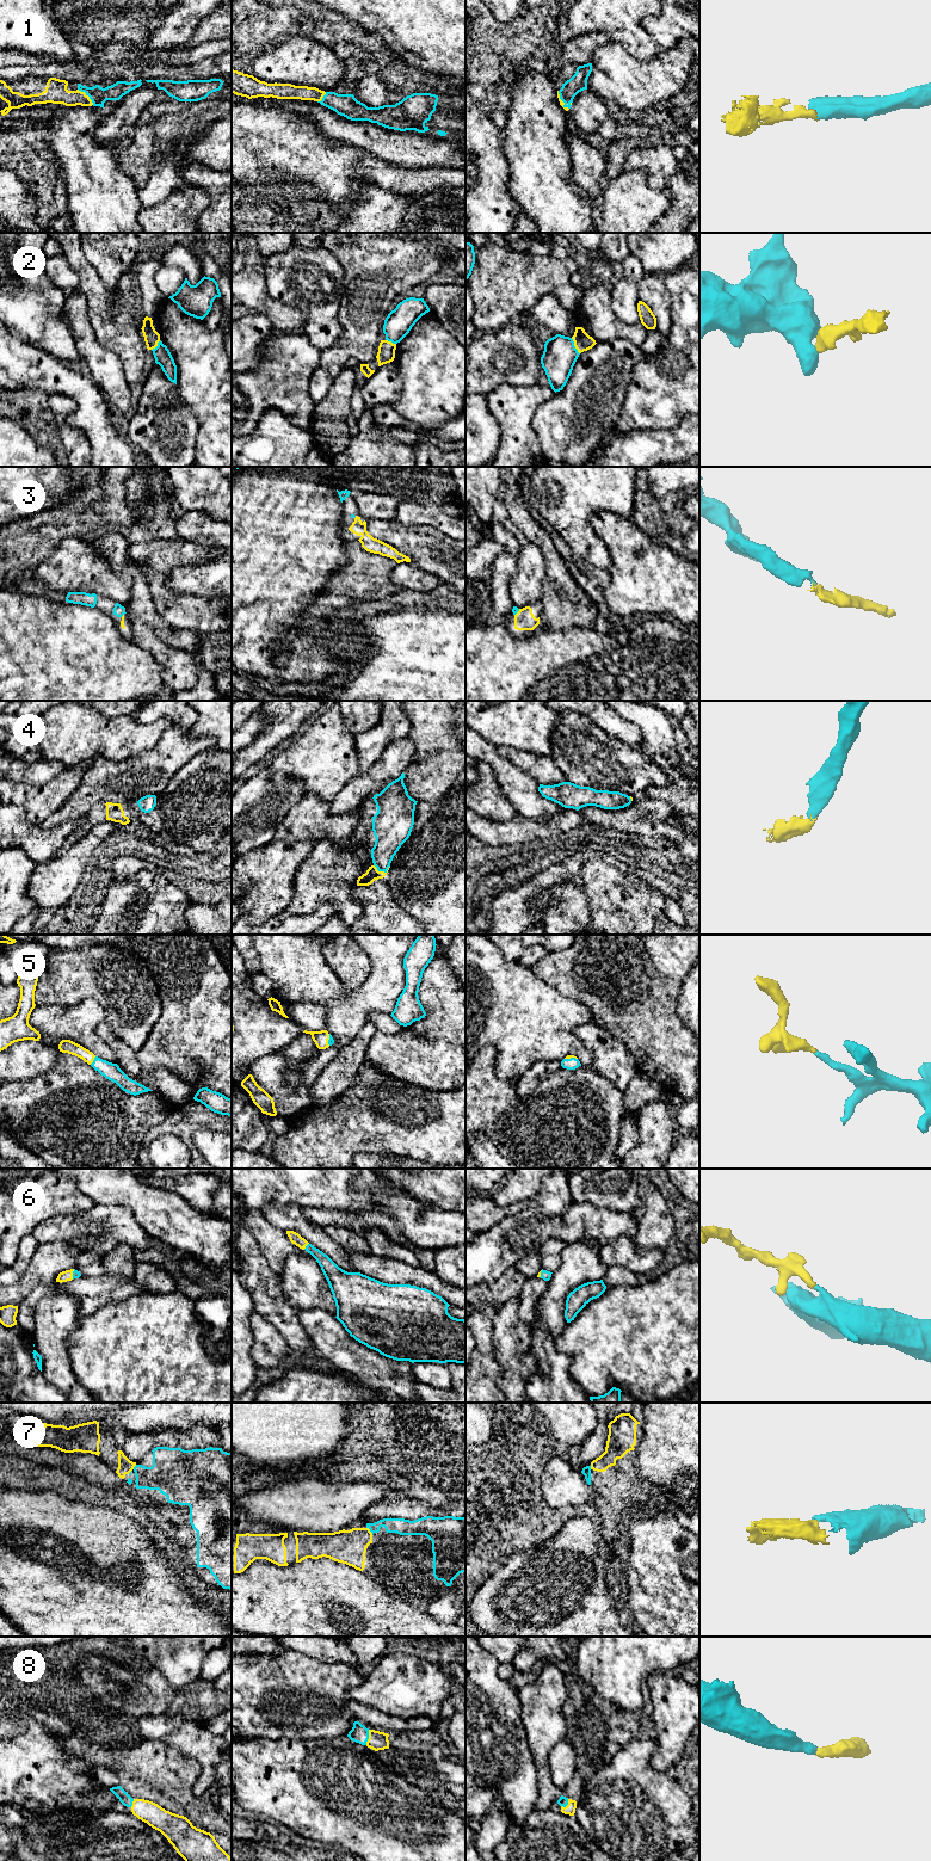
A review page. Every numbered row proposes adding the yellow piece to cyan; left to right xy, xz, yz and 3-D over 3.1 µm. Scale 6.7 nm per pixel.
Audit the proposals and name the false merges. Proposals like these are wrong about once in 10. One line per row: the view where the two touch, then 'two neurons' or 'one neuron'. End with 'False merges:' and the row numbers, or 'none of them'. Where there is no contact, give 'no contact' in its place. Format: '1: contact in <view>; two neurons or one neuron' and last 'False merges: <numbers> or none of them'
1: contact in xy; one neuron
2: contact in yz; two neurons
3: contact in yz; one neuron
4: contact in xz; one neuron
5: contact in xy; one neuron
6: contact in xz; one neuron
7: contact in xy; one neuron
8: contact in xz; one neuron
False merges: 2

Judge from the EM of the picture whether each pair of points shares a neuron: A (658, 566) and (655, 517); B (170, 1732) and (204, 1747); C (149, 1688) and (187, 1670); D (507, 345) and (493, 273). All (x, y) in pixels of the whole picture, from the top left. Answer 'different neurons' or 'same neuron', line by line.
A: different neurons
B: same neuron
C: different neurons
D: different neurons

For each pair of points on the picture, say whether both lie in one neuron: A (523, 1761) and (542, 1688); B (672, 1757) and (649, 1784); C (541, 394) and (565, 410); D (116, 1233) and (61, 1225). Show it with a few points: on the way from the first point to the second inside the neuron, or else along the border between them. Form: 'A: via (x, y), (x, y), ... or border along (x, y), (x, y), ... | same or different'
A: border along (521, 1713), (535, 1768) | different
B: border along (657, 1743), (651, 1764), (664, 1772) | different
C: border along (555, 393), (538, 407), (532, 423) | different
D: via (103, 1225), (74, 1225) | same

